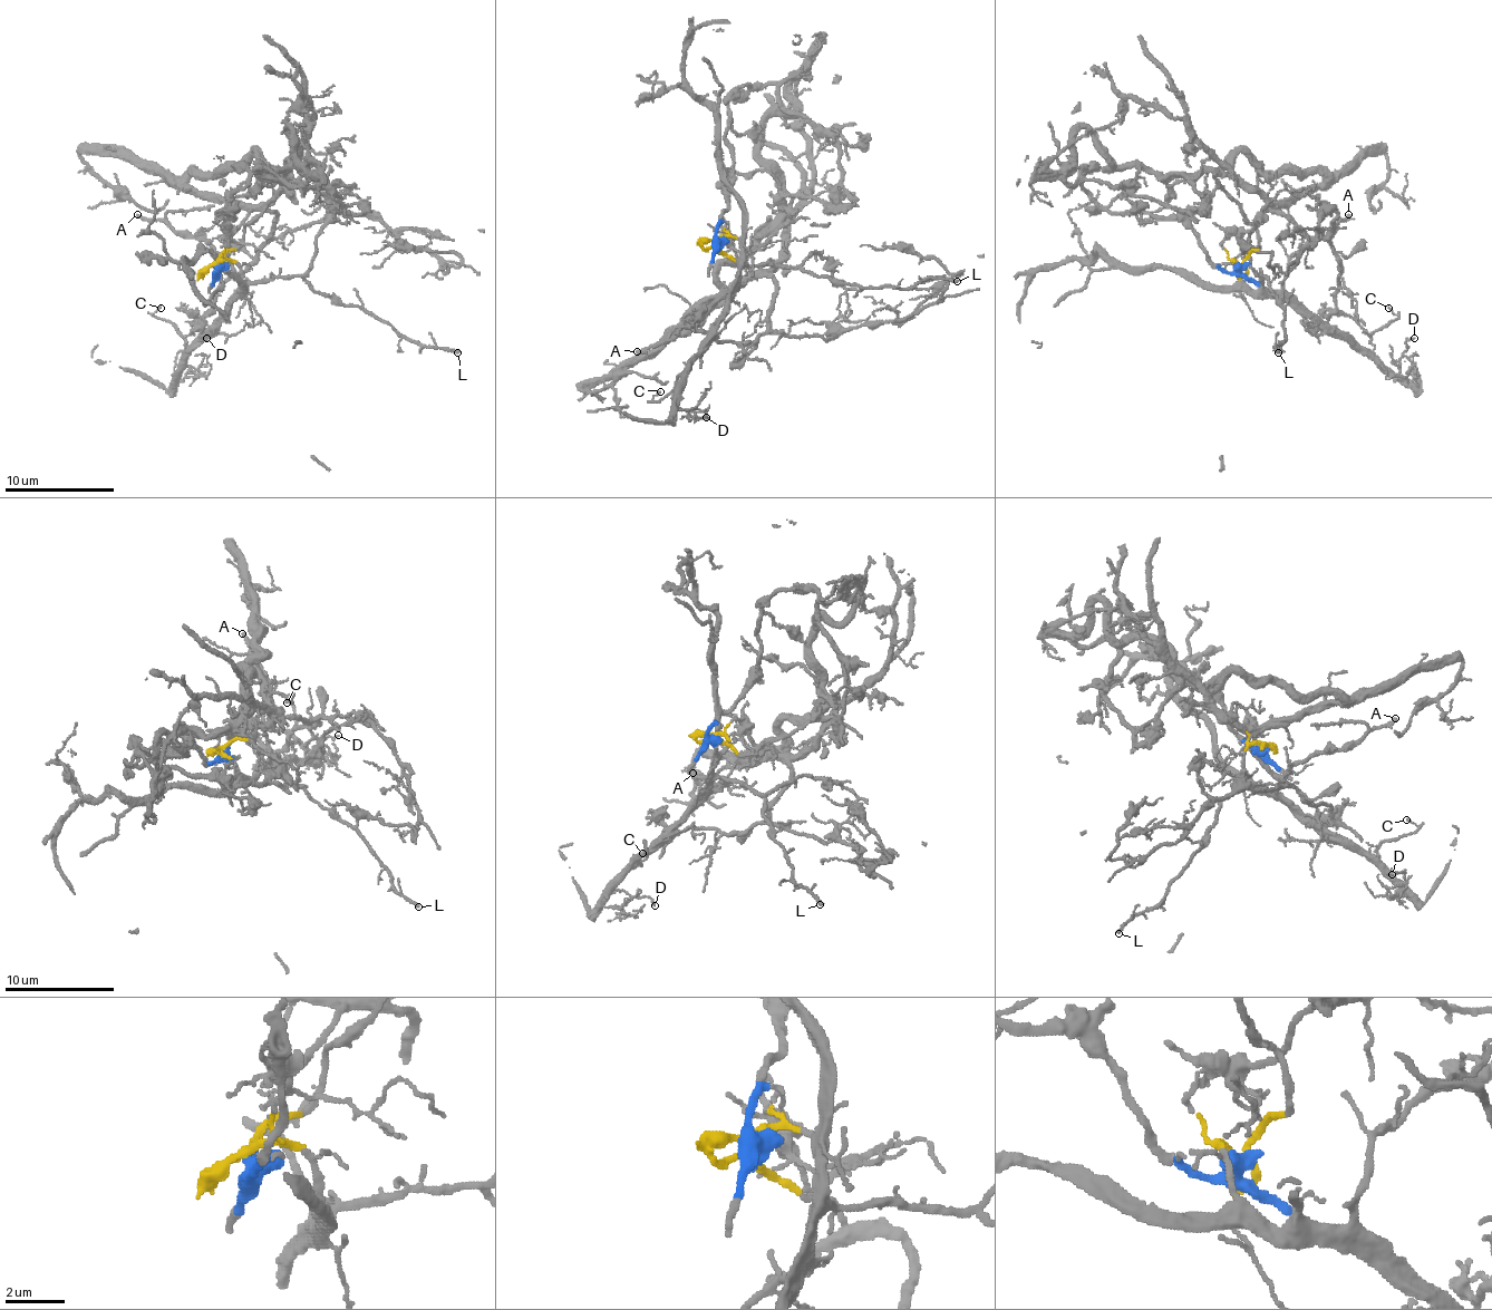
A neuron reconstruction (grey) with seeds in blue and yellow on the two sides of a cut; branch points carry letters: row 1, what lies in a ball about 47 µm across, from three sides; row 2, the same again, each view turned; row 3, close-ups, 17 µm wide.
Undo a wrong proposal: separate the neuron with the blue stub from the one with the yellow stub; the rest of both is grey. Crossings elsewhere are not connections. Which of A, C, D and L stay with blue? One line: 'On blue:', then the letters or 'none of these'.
On blue: none of these

